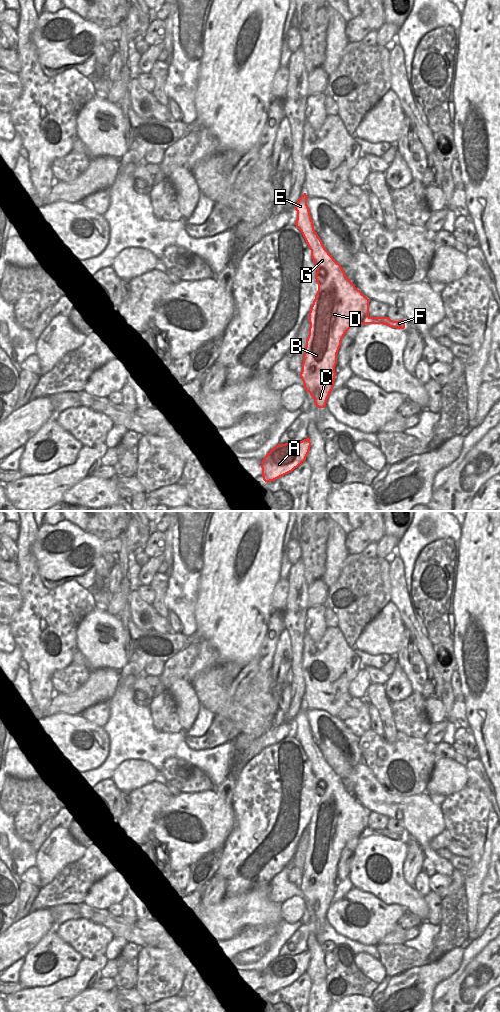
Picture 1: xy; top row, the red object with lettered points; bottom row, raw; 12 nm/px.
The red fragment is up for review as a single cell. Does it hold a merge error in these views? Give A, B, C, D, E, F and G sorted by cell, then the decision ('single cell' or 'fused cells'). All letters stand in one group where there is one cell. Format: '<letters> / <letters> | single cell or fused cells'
A B C D E G / F | fused cells

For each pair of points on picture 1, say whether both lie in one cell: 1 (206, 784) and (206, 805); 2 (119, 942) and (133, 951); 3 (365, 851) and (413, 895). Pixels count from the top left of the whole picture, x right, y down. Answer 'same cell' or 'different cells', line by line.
1: different cells
2: different cells
3: same cell

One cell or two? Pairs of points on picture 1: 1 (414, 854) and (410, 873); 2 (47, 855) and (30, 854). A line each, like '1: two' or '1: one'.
1: one
2: two

